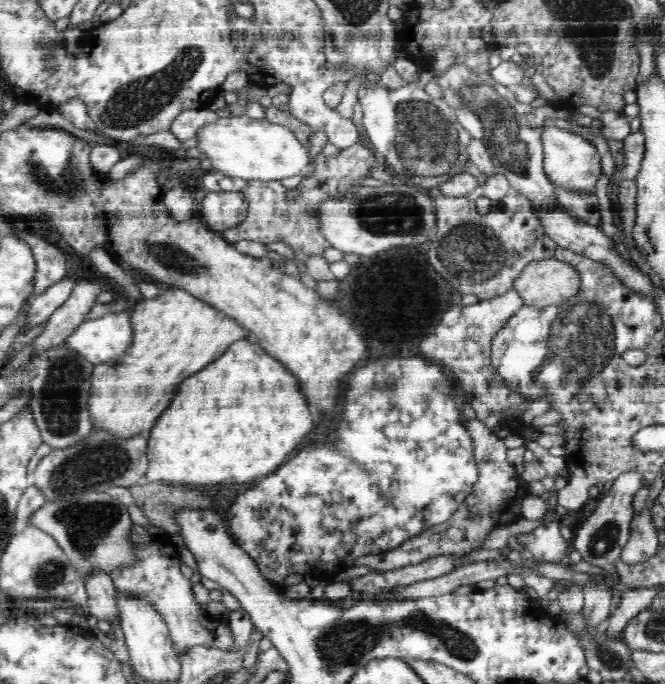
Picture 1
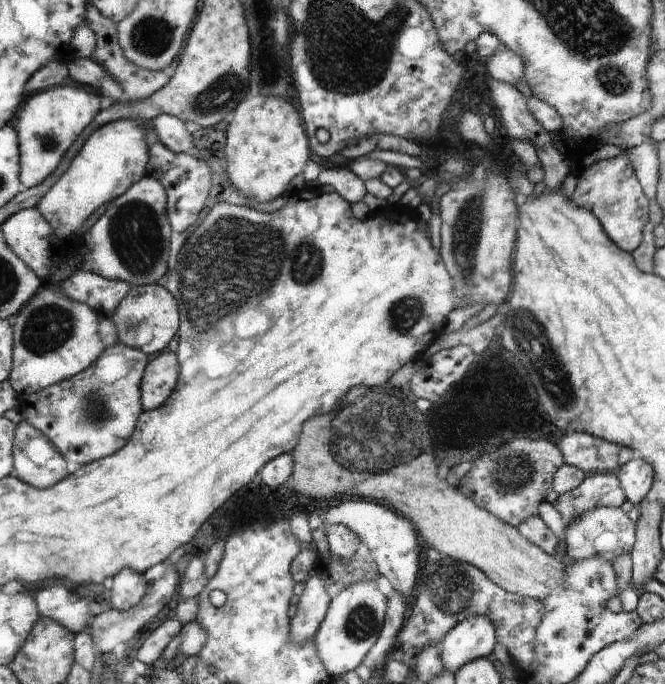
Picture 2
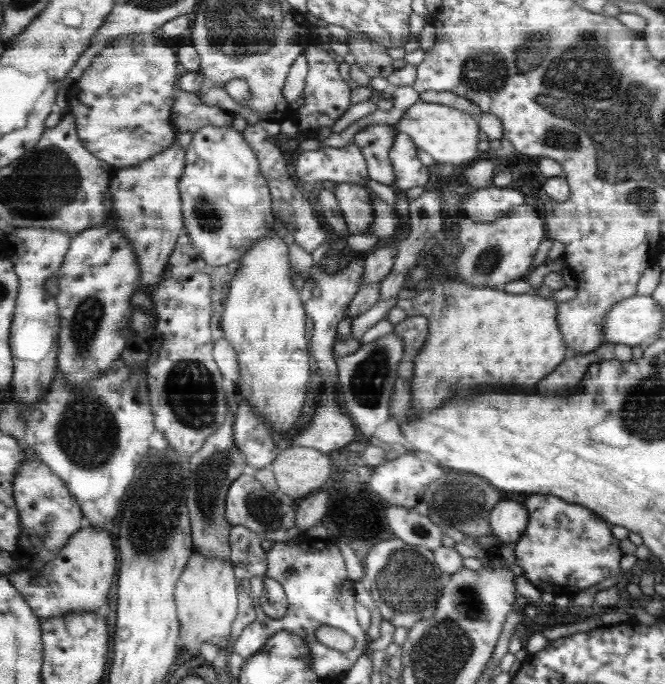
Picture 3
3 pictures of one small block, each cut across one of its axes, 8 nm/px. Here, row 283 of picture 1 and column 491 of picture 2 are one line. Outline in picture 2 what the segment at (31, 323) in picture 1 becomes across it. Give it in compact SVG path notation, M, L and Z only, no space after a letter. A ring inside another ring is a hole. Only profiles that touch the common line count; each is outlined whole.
M502 44L498 50L492 52L490 58L486 58L486 68L491 78L502 80L512 86L520 82L520 78L524 76L524 63L520 56Z

